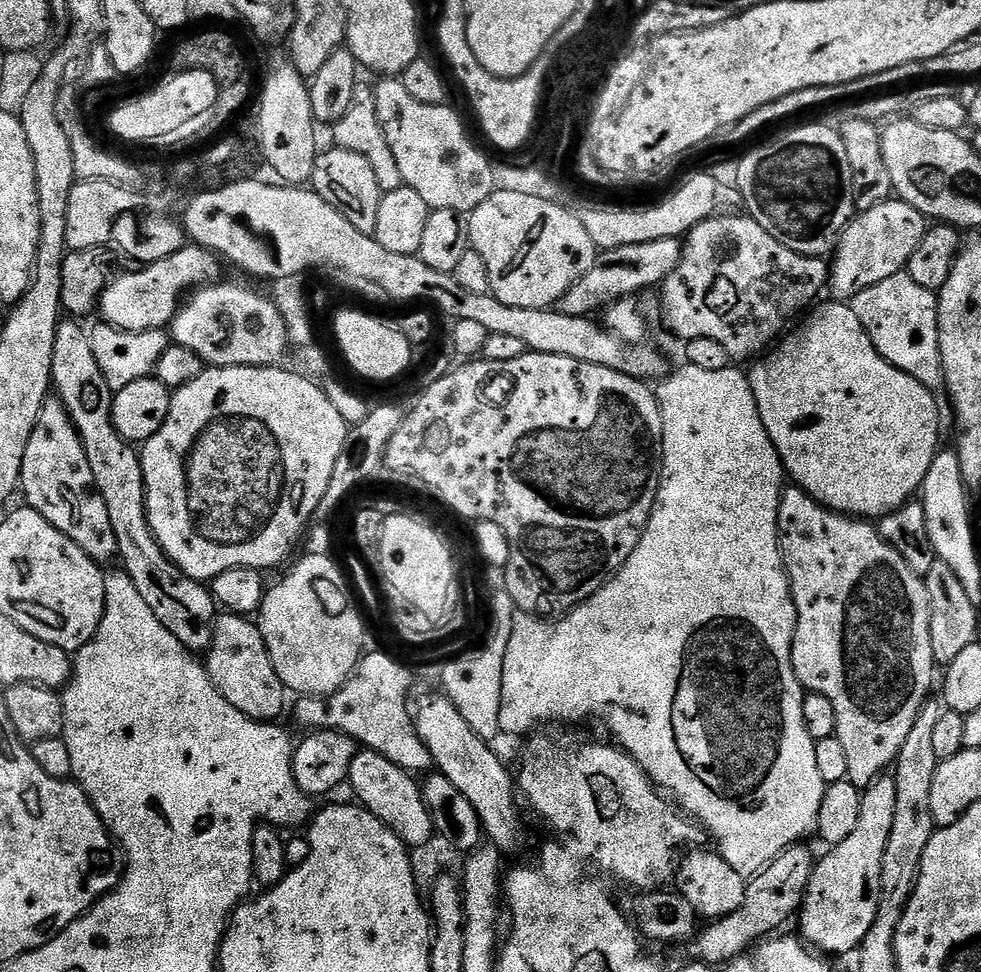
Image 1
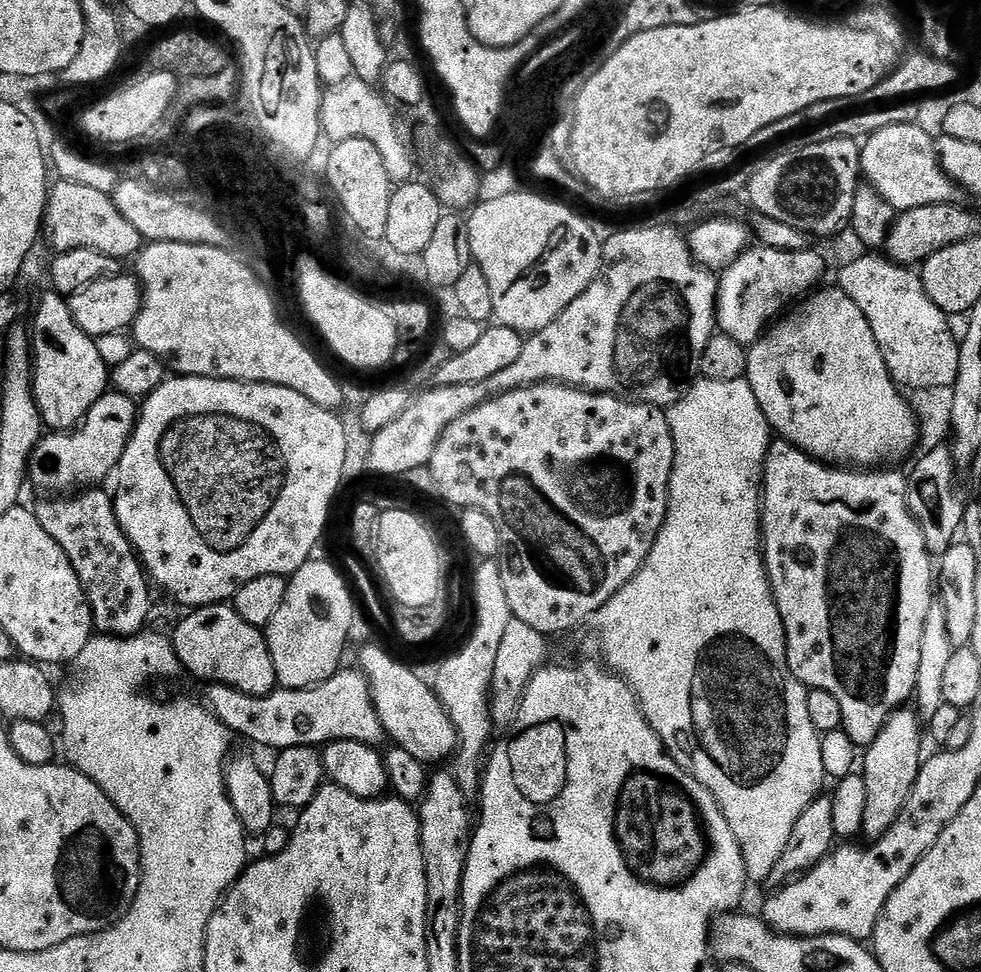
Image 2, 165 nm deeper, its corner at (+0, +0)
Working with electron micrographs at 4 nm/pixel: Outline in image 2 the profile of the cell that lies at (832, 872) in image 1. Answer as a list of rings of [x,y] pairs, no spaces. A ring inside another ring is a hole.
[[[901,710],[892,713],[891,718],[884,723],[884,728],[878,734],[878,738],[874,738],[874,742],[867,745],[865,752],[868,753],[865,756],[863,753],[862,756],[862,775],[866,782],[866,818],[864,819],[863,835],[869,836],[867,838],[869,841],[880,840],[882,834],[886,834],[886,830],[890,830],[890,826],[894,826],[894,822],[898,822],[898,814],[902,814],[902,810],[906,806],[906,798],[910,798],[910,790],[920,773],[922,763],[920,751],[924,748],[923,739],[925,740],[925,737],[922,735],[922,721],[919,715],[912,710]]]

